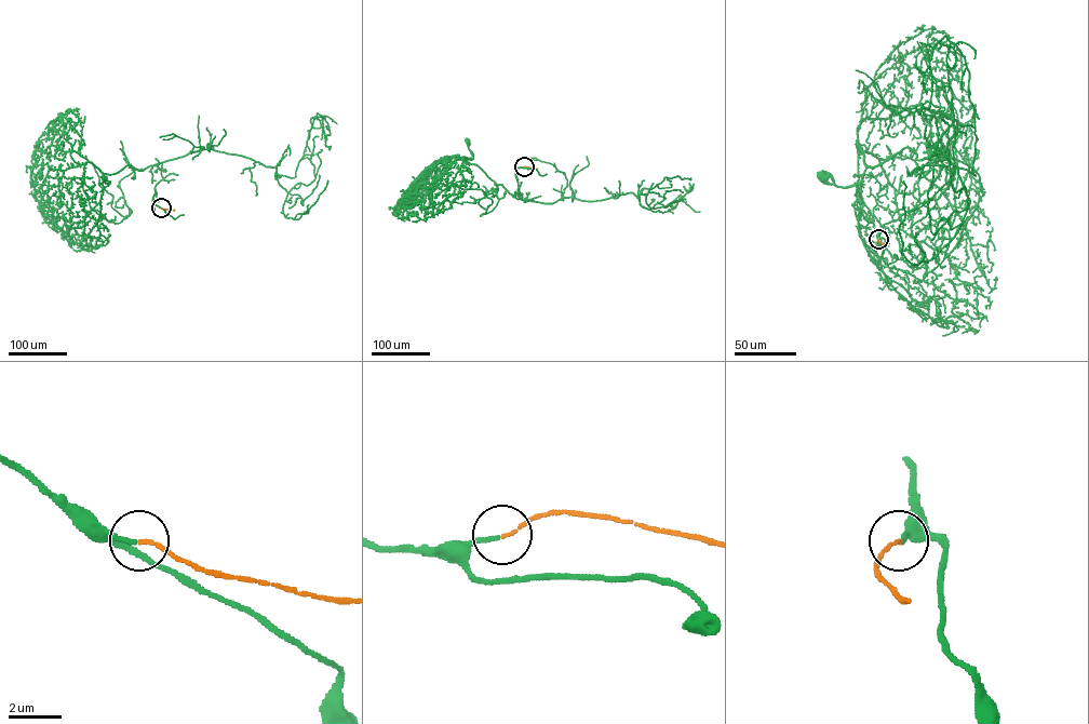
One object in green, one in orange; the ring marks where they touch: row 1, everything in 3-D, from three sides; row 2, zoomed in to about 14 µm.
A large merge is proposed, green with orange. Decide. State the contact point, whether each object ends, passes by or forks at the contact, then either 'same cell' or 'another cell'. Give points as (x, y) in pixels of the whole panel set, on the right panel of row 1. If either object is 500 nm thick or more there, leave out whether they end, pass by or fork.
place (878, 239); green ends; orange ends; same cell

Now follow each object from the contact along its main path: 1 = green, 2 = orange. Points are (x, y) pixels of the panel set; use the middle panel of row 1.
1: (523, 166), (516, 168), (515, 173), (518, 196), (524, 202), (467, 161), (473, 158), (467, 141)
2: (523, 166), (537, 169)

